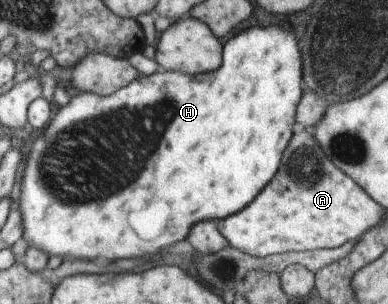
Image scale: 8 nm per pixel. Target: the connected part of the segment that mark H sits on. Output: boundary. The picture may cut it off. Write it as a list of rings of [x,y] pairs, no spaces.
[[[269,26],[269,28],[251,28],[251,30],[245,30],[241,32],[239,36],[233,36],[225,48],[222,50],[223,64],[219,70],[215,72],[209,72],[209,74],[189,75],[187,73],[180,73],[179,71],[163,71],[159,70],[152,75],[141,75],[135,79],[131,84],[125,85],[123,88],[116,90],[113,94],[107,96],[101,96],[97,93],[81,91],[76,96],[70,98],[69,102],[62,106],[55,112],[55,116],[48,122],[48,125],[44,128],[44,131],[33,142],[28,157],[26,158],[23,175],[21,178],[20,186],[20,201],[16,201],[18,204],[17,210],[22,216],[23,230],[22,237],[27,241],[27,246],[39,249],[46,254],[49,259],[51,256],[61,256],[63,261],[71,260],[97,260],[97,258],[103,258],[103,260],[109,260],[109,262],[115,262],[115,260],[123,260],[123,258],[141,258],[141,256],[153,256],[157,254],[159,250],[187,238],[187,230],[191,230],[191,226],[195,222],[201,222],[203,218],[205,220],[221,220],[225,216],[231,216],[235,212],[239,212],[243,206],[247,206],[249,202],[253,202],[253,198],[265,188],[265,184],[269,184],[269,180],[275,176],[277,168],[279,168],[279,162],[281,162],[281,156],[283,156],[283,150],[287,148],[289,140],[291,140],[291,126],[293,126],[293,120],[295,120],[295,108],[297,108],[297,102],[301,98],[301,56],[299,56],[299,48],[297,48],[297,42],[295,42],[295,36],[289,32],[283,32],[281,28],[277,26]]]

